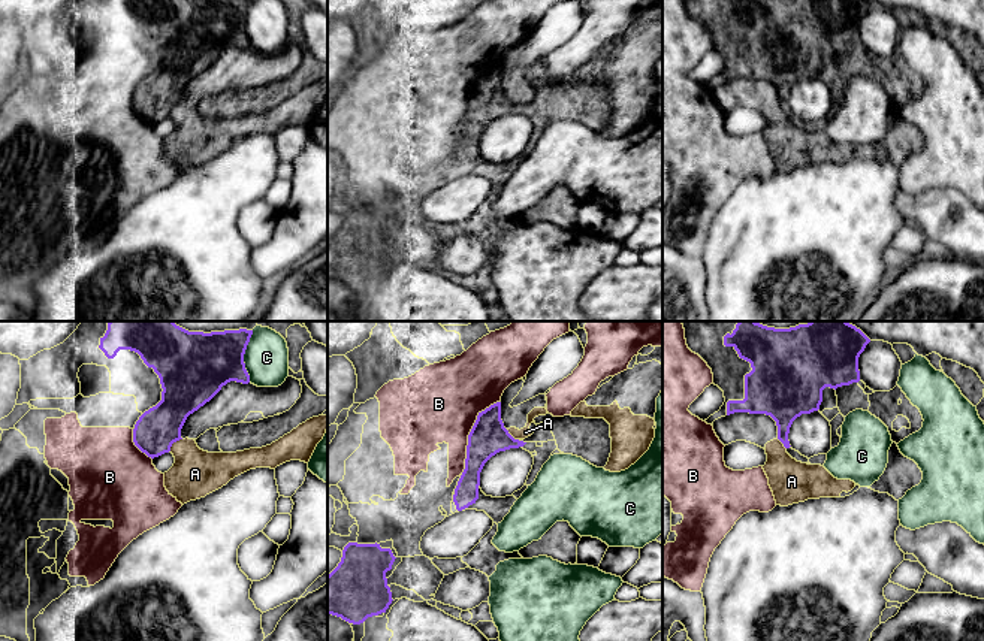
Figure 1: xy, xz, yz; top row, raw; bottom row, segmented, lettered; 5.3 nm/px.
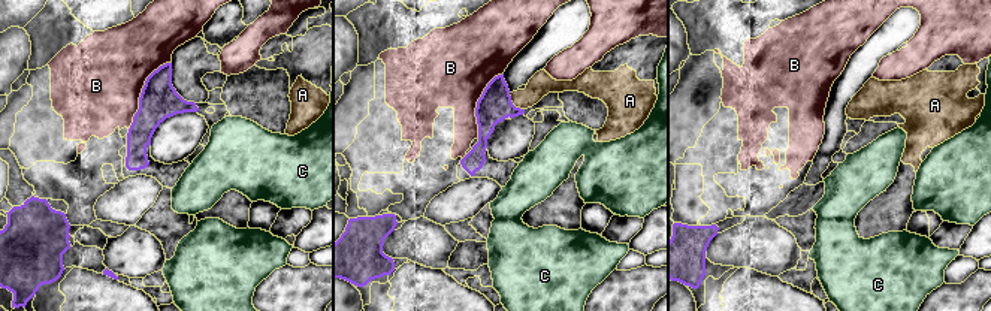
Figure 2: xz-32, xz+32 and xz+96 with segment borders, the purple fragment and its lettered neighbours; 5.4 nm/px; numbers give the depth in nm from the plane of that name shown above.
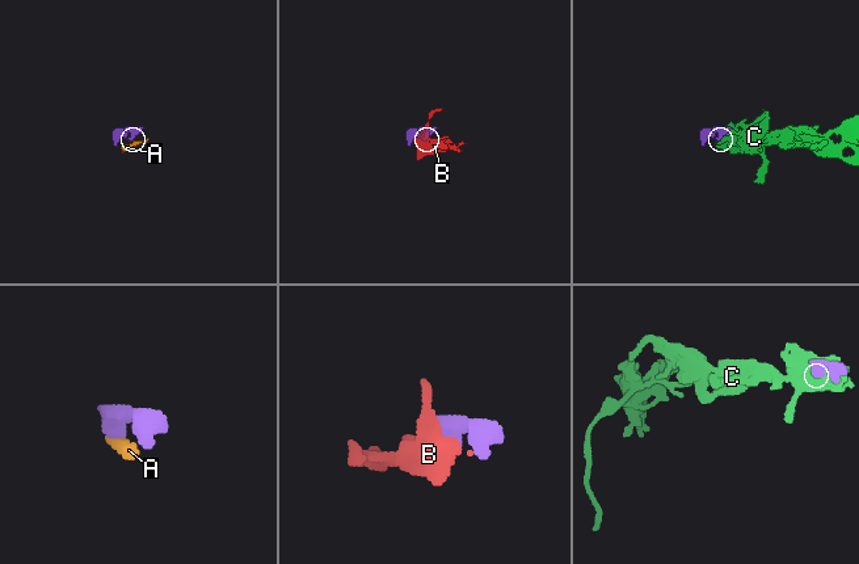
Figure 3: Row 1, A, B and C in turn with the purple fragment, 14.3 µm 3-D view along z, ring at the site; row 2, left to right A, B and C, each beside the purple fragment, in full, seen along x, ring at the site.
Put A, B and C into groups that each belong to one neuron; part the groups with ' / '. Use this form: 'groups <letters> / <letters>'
groups A / B C

